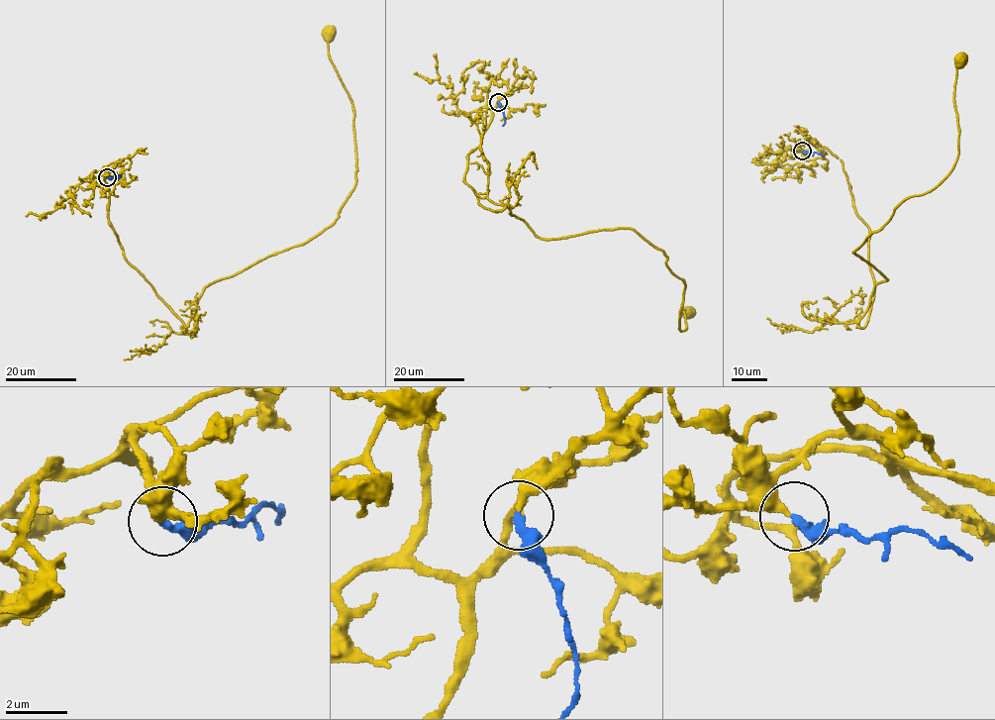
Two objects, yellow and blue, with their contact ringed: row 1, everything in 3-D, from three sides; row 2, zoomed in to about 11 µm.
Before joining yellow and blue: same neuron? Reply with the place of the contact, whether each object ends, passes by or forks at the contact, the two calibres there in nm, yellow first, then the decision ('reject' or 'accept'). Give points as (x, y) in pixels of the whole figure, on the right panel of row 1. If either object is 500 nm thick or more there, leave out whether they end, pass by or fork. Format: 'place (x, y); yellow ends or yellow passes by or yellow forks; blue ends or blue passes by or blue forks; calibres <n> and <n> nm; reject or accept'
place (802, 151); yellow ends; blue ends; calibres 340 and 300 nm; accept

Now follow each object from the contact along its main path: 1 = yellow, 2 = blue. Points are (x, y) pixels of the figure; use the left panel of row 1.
1: (107, 177), (127, 261), (193, 334), (202, 290), (307, 243), (354, 187), (352, 102), (328, 32)
2: (107, 177), (120, 177)

